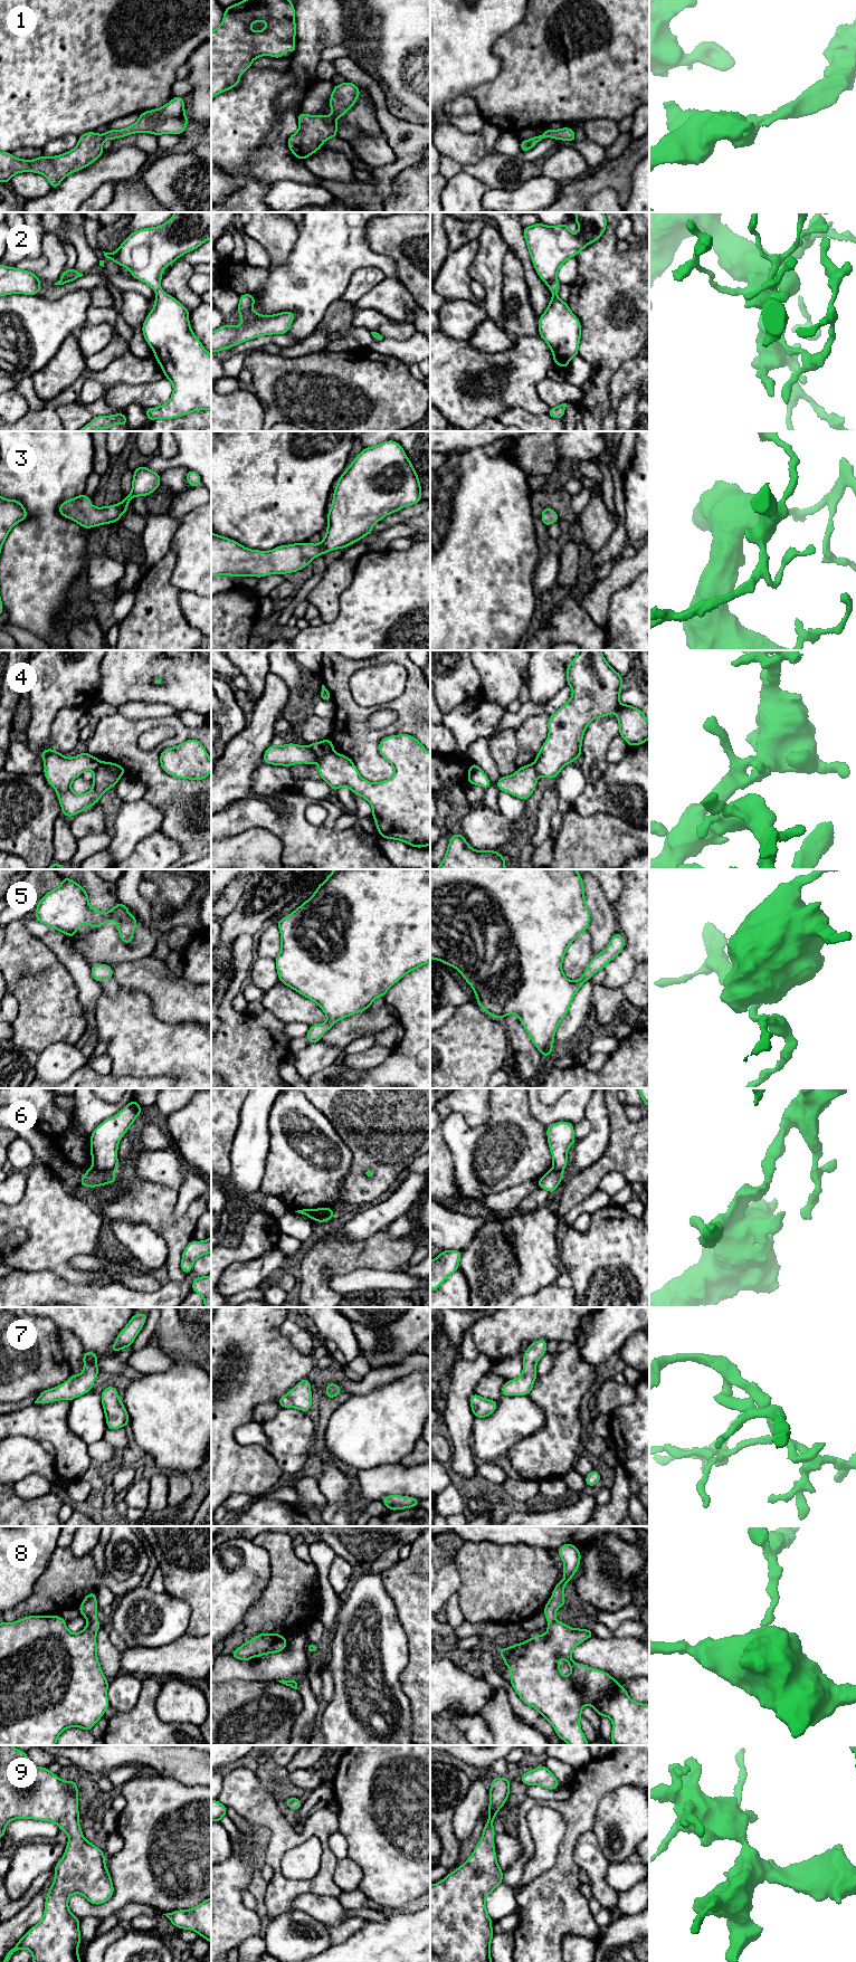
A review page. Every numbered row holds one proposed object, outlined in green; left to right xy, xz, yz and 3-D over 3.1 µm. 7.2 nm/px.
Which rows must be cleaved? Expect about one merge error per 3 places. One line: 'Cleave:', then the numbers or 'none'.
Cleave: 4, 6

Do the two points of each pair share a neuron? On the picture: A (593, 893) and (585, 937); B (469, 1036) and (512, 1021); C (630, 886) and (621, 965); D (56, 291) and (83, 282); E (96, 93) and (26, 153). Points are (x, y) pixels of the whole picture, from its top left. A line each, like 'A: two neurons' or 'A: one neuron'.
A: two neurons
B: two neurons
C: one neuron
D: one neuron
E: two neurons

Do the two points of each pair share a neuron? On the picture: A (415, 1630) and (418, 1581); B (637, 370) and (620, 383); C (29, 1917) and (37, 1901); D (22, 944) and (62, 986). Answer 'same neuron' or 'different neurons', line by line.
A: same neuron
B: same neuron
C: same neuron
D: same neuron

